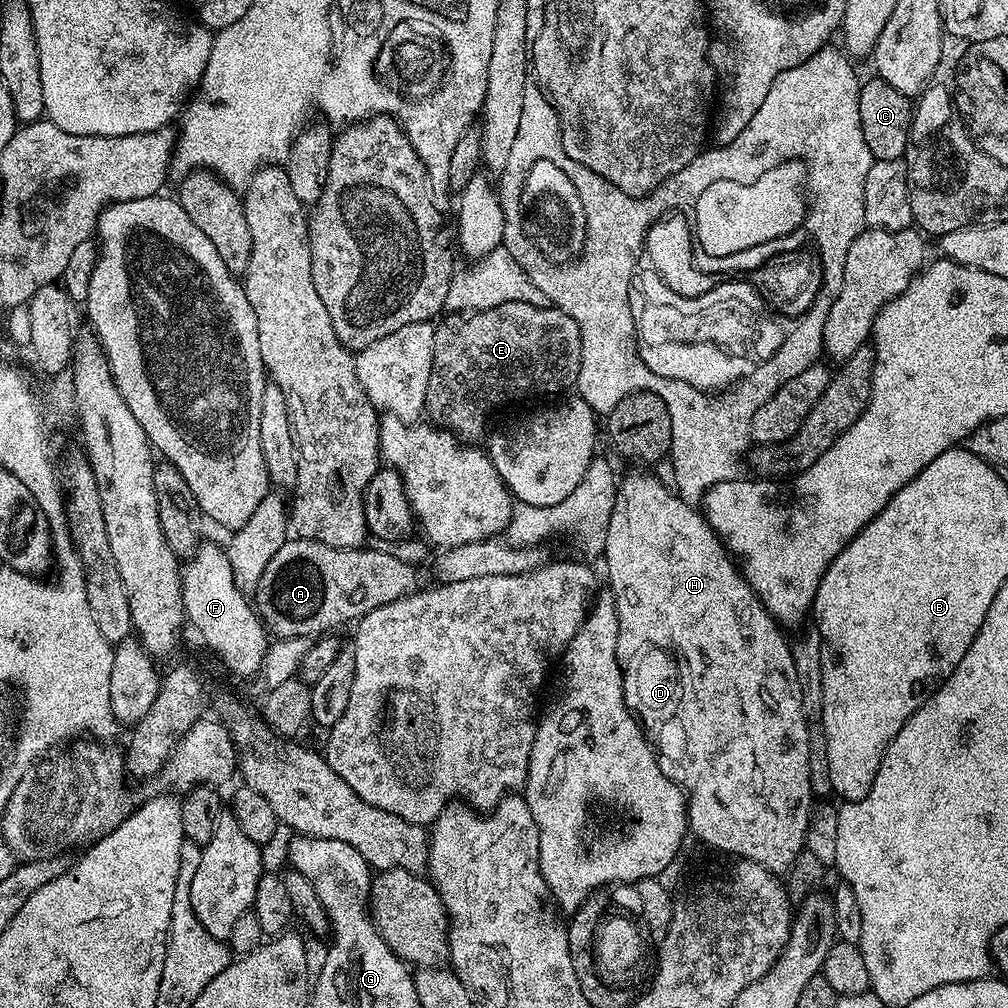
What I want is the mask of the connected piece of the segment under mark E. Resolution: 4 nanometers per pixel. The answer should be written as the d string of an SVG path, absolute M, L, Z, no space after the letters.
M535 303L514 304L502 308L491 308L485 312L474 312L471 314L448 314L435 325L436 333L434 334L434 362L430 366L430 383L426 385L426 402L424 411L427 419L435 427L444 429L445 432L451 432L452 435L459 438L461 442L476 442L480 435L483 437L489 431L488 419L492 416L495 408L504 408L507 404L516 404L519 400L528 400L531 396L556 396L559 392L575 389L580 361L582 360L582 338L578 322L573 320L570 314L561 312L555 306L543 306L536 308Z

